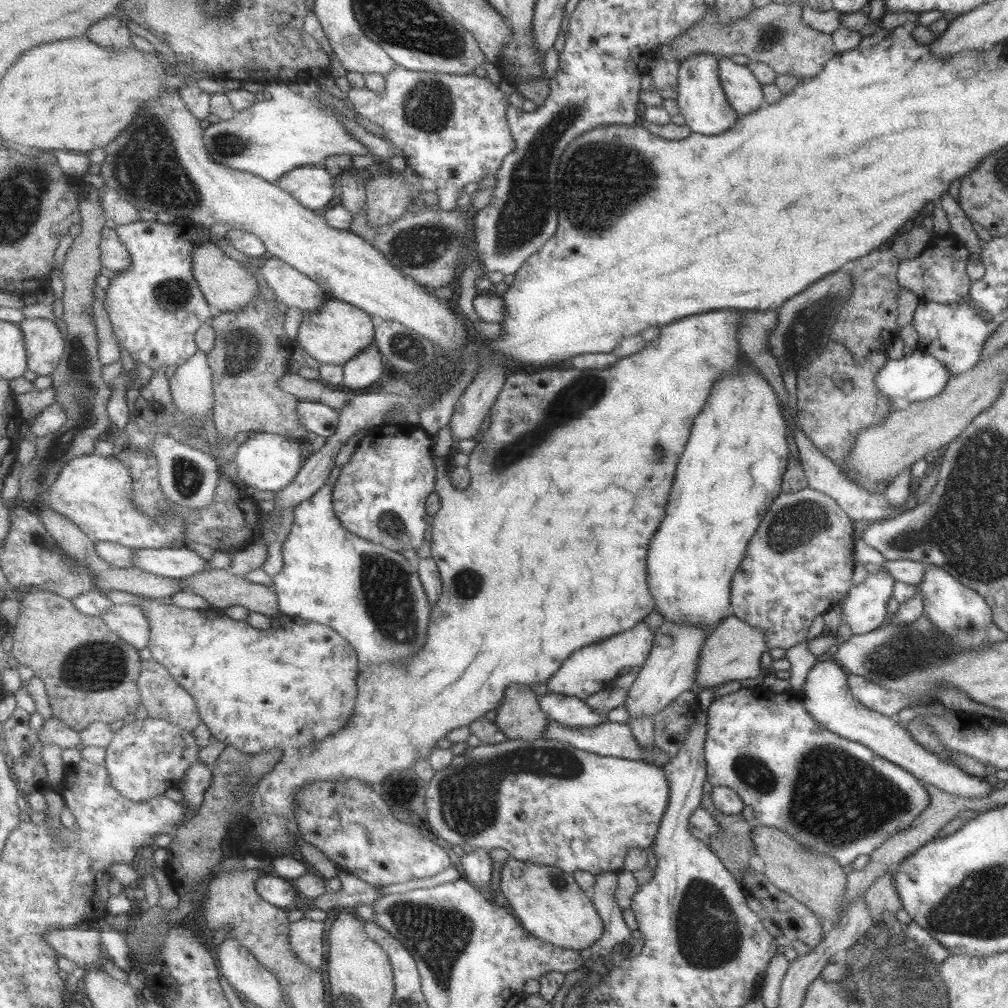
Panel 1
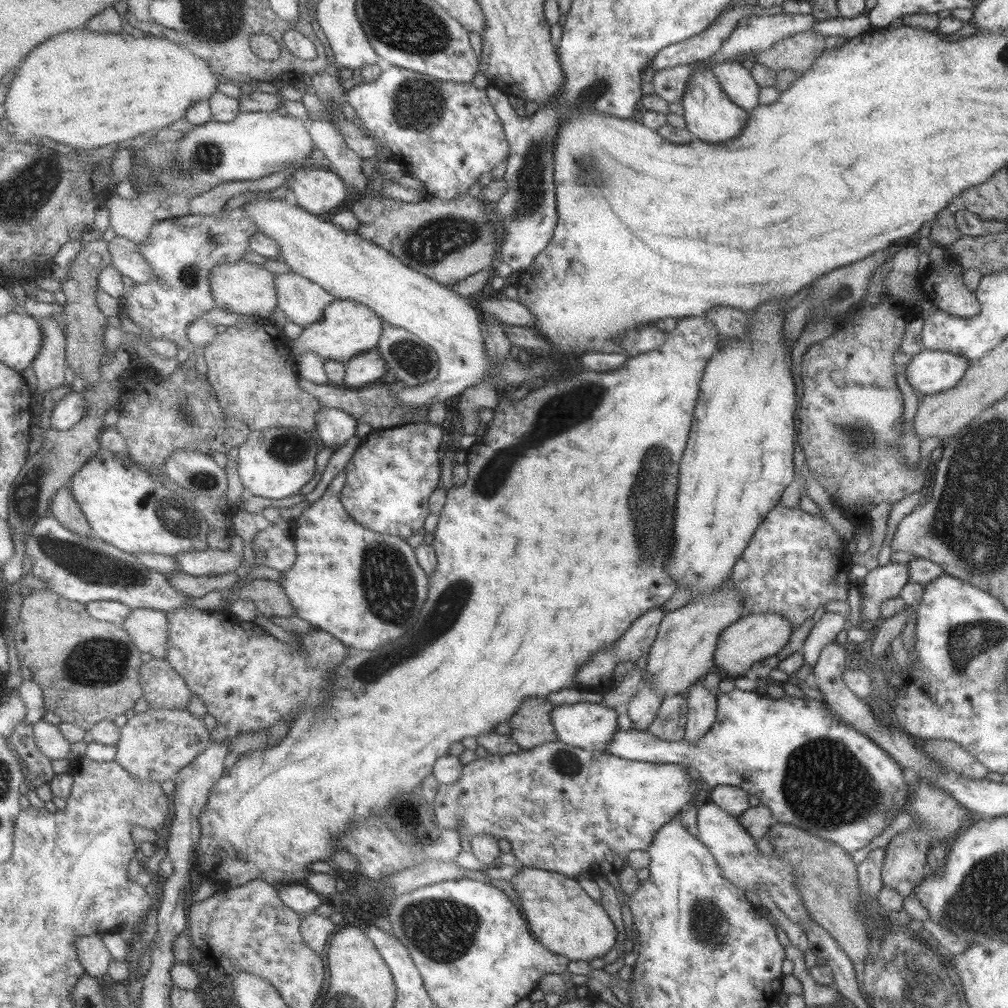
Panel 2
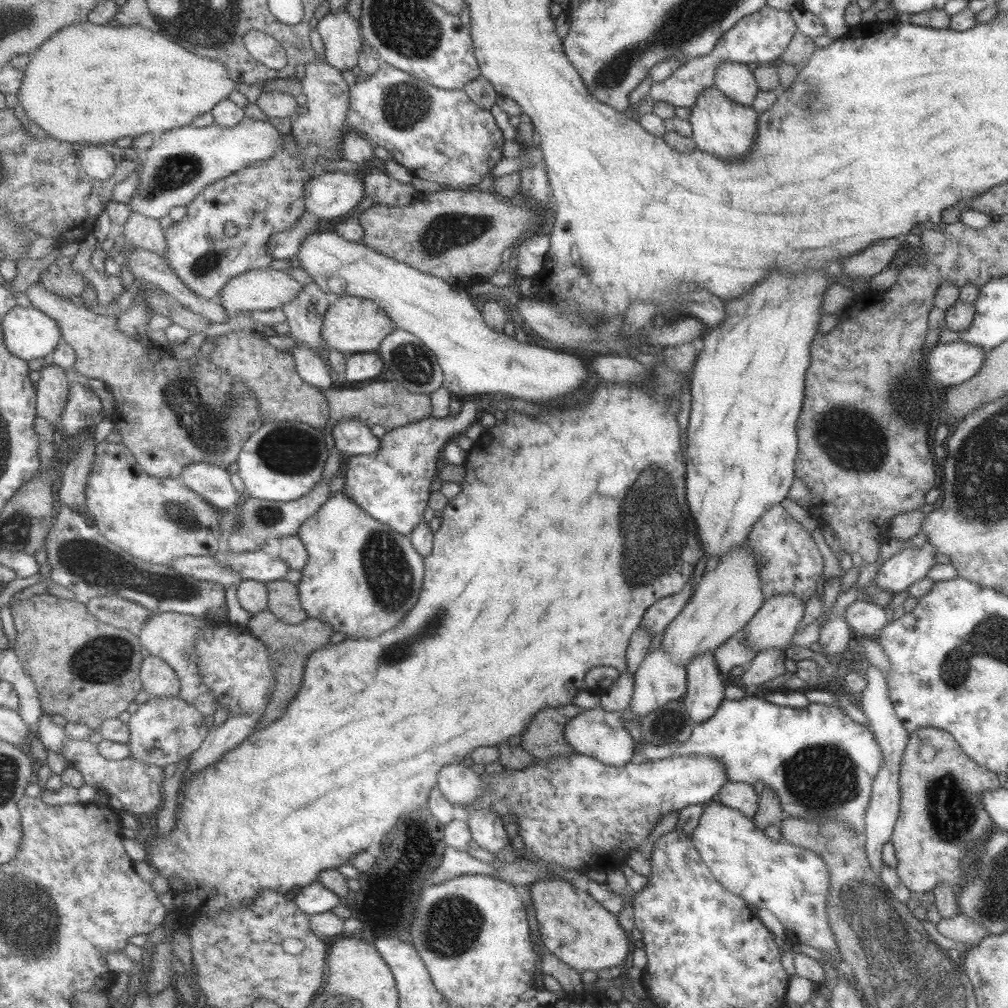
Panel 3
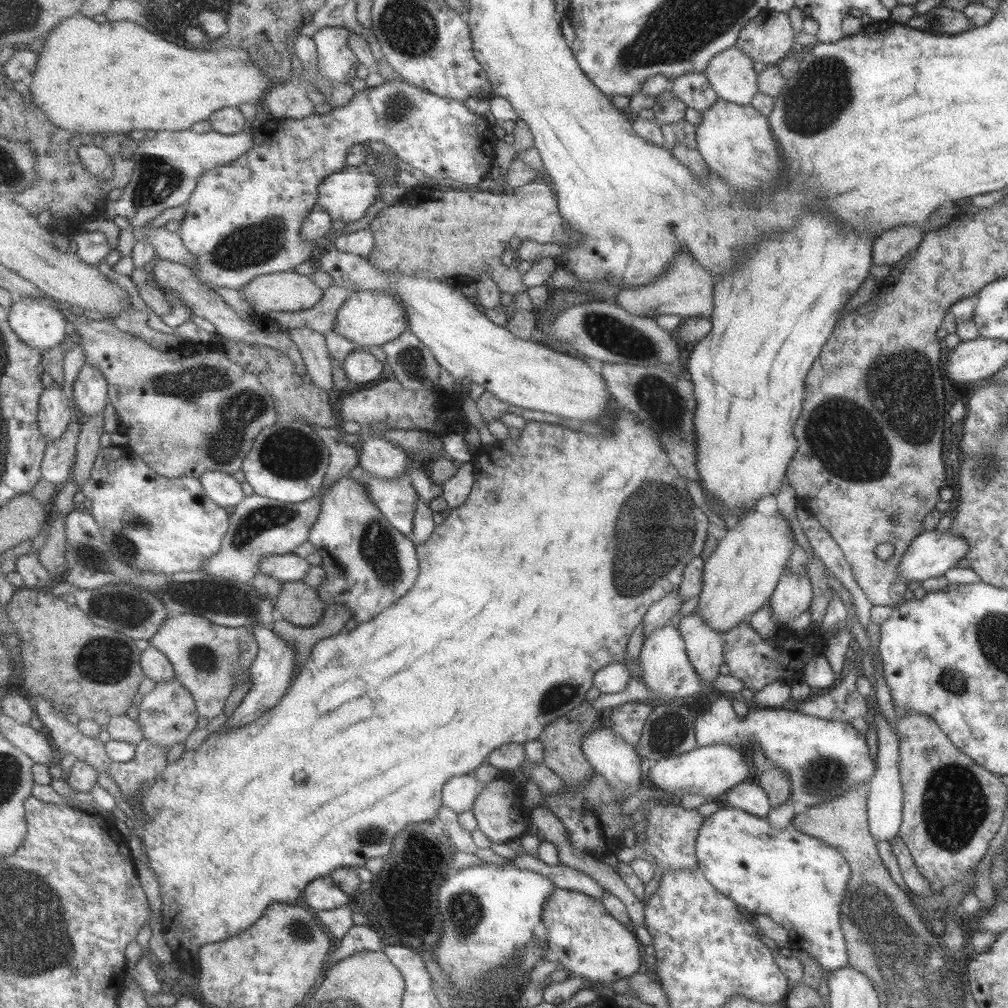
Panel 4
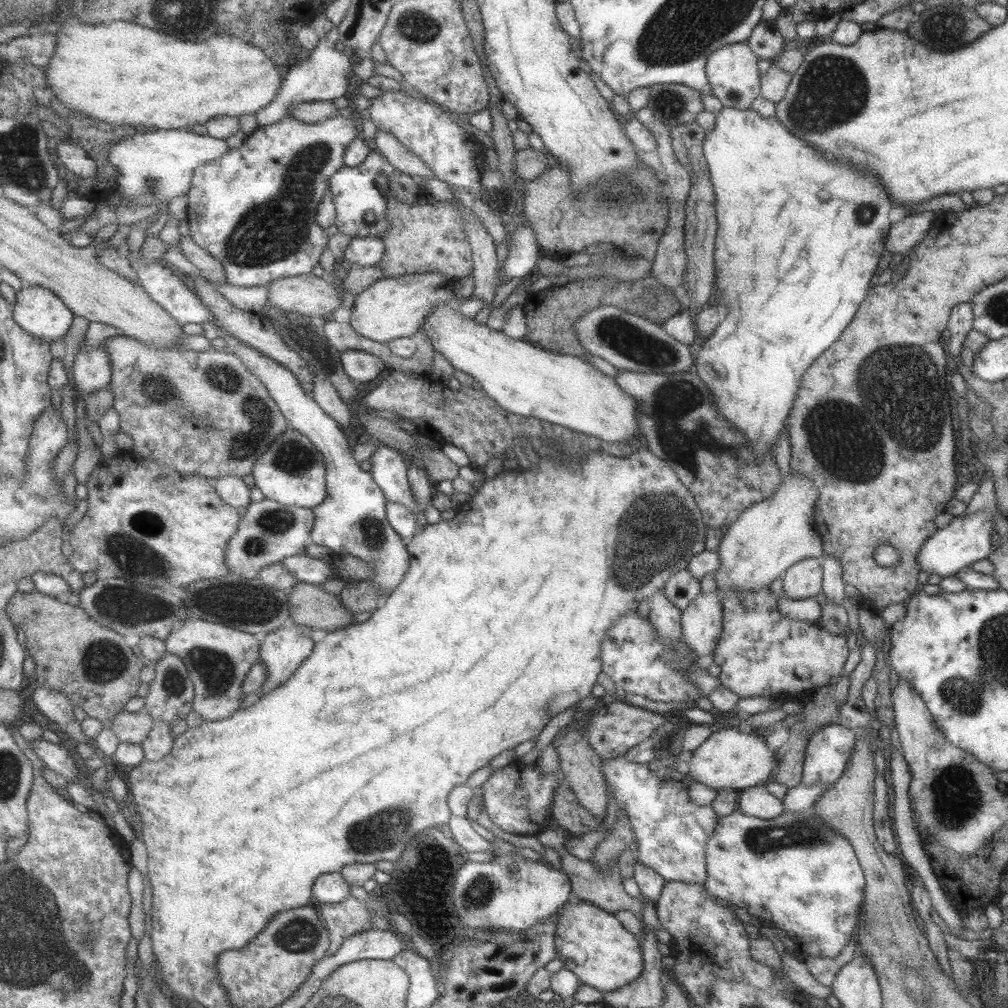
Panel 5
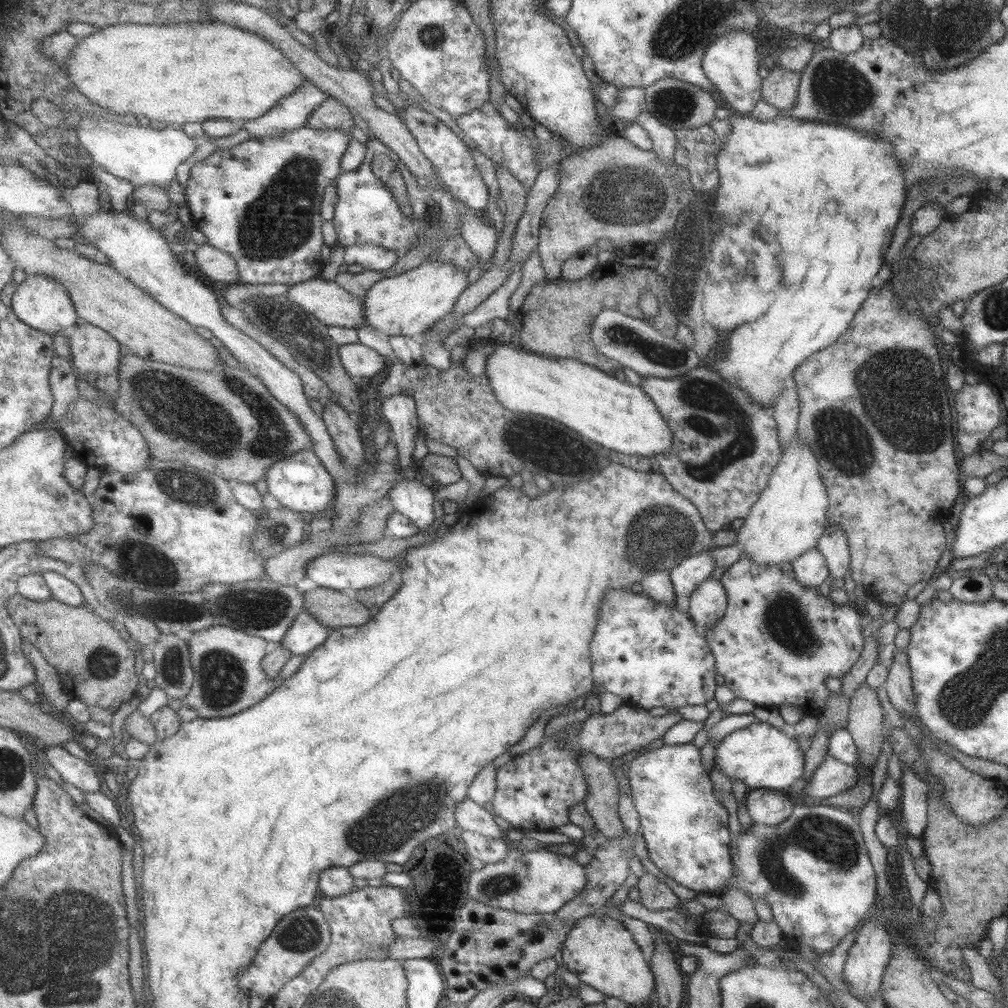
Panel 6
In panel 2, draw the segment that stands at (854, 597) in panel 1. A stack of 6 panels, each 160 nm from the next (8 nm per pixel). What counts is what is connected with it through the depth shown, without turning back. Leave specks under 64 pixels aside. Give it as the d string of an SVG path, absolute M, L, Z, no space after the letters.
M887 563L868 570L858 586L860 614L867 622L878 623L879 605L888 598L898 596L904 584L908 583L906 564Z

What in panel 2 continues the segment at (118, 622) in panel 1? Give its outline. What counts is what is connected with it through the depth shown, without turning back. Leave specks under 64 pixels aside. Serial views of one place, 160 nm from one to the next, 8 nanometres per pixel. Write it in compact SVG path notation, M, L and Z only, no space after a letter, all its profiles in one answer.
M152 608L133 609L121 626L132 636L142 653L147 653L152 658L167 658L167 612Z

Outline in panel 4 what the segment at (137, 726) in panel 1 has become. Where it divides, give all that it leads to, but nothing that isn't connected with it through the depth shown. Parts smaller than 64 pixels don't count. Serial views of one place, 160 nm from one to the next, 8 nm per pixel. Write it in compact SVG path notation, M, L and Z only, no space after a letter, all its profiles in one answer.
M173 678L173 681L156 684L155 688L143 697L138 716L145 740L170 749L175 744L187 742L187 738L198 728L200 714L194 695L181 685L181 681Z

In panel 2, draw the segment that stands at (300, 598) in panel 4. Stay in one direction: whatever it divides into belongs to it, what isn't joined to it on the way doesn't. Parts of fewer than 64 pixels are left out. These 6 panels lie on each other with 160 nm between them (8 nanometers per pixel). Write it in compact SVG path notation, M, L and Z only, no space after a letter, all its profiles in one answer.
M250 580L238 590L238 598L241 597L255 602L261 614L268 618L295 615L295 609L289 595L279 580Z

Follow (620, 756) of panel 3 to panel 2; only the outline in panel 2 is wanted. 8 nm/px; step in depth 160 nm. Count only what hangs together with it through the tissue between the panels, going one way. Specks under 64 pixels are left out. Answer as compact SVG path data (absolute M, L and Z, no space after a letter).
M589 702L561 704L551 712L557 739L571 746L606 752L606 744L619 730L612 708Z

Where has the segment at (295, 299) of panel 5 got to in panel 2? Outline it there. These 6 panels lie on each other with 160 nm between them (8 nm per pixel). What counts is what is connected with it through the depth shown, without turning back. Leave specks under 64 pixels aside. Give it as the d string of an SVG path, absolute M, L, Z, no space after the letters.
M245 260L217 265L210 274L212 293L216 299L217 308L234 314L267 319L275 312L275 308L278 308L276 276L277 274L269 272L263 265L251 264Z

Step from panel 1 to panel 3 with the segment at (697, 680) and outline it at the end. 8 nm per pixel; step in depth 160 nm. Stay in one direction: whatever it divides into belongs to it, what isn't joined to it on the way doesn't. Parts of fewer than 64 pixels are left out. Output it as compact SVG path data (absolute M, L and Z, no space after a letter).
M778 594L763 601L757 612L739 630L755 653L788 648L804 613L804 604L792 594Z

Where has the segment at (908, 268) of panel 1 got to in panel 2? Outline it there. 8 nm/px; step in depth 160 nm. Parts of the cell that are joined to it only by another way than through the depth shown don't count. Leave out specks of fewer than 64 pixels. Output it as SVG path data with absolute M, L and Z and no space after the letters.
M943 257L936 266L929 264L925 272L919 272L917 276L918 288L927 297L929 302L937 304L937 309L943 311L947 316L953 318L971 318L979 314L980 304L976 299L976 293L967 288L963 282L962 267L951 257Z

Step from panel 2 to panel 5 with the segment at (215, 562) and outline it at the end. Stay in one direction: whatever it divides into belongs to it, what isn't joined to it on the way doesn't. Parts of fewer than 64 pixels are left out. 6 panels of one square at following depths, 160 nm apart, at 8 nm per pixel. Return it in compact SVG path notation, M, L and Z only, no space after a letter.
M309 554L295 555L282 560L284 567L294 574L299 581L304 583L321 585L327 578L333 578L334 569L330 569L330 563Z

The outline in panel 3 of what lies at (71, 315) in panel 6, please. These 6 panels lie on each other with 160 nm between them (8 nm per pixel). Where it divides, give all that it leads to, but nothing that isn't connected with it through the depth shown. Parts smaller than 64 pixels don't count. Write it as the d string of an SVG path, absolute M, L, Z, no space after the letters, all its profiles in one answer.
M35 306L12 308L3 318L4 341L23 360L51 356L63 342L60 325Z

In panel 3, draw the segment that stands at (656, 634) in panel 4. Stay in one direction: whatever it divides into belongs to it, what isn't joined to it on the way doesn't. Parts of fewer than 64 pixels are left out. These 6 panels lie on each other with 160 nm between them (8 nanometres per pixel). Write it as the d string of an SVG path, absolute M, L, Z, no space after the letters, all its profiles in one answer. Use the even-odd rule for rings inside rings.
M662 646L653 651L648 651L638 666L639 669L635 671L634 675L633 696L631 696L628 710L634 716L638 716L639 720L647 716L649 712L661 708L667 702L684 698L687 688L685 667L675 665L673 660L667 657L667 653L664 652ZM780 648L757 653L753 661L746 665L745 672L739 676L740 687L752 691L759 689L763 683L786 672L783 662L783 650Z

